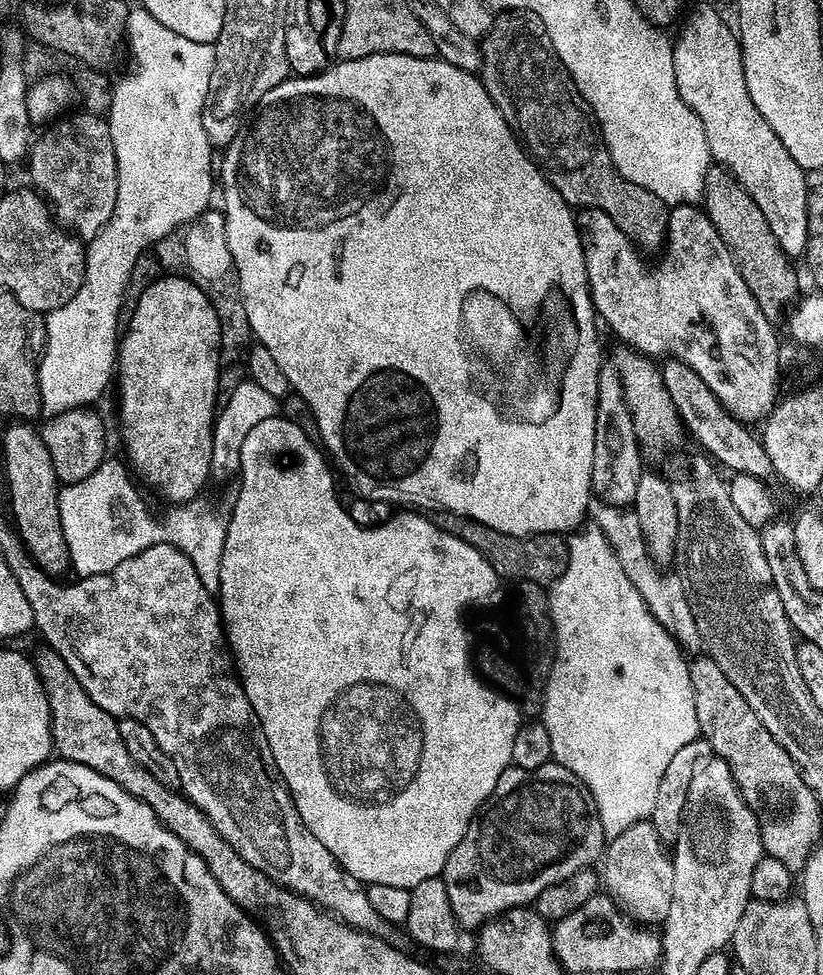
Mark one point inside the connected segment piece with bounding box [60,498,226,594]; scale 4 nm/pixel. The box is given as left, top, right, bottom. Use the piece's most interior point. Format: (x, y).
(194, 527)

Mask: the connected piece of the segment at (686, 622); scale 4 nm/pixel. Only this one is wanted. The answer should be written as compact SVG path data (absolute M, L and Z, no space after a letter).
M593 498L588 503L587 519L610 542L615 558L621 563L622 570L625 571L626 578L630 579L634 588L638 590L638 594L641 594L642 600L646 602L648 612L654 615L655 621L668 634L675 637L677 644L683 649L687 651L699 649L703 645L703 640L698 634L698 626L694 621L694 614L691 613L690 604L682 588L681 578L674 572L665 570L656 563L656 560L650 558L636 513L631 509L608 505L600 499Z

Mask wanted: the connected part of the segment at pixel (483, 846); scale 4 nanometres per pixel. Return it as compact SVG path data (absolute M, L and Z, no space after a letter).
M555 762L534 770L509 766L502 778L498 778L498 786L494 786L488 801L481 806L478 819L470 822L462 842L458 842L450 858L446 858L442 879L446 894L450 894L456 923L461 929L476 930L504 915L510 908L531 905L546 886L554 886L554 882L562 882L562 878L570 878L570 874L595 865L605 847L606 837L596 804L573 772Z

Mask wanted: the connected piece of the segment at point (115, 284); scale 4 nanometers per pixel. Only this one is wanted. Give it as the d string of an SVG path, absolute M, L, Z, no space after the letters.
M139 6L128 9L126 44L127 40L132 65L117 84L115 81L111 85L111 100L106 113L116 159L118 198L114 202L114 214L110 214L106 226L87 245L84 277L80 279L78 290L62 306L47 313L44 320L44 347L38 357L36 378L40 381L40 412L45 417L89 407L105 392L111 380L113 383L118 351L118 308L134 262L176 227L184 227L209 211L211 205L208 203L212 200L212 184L214 188L214 145L206 138L202 114L216 61L215 47L190 42L190 38L166 30L158 18Z

